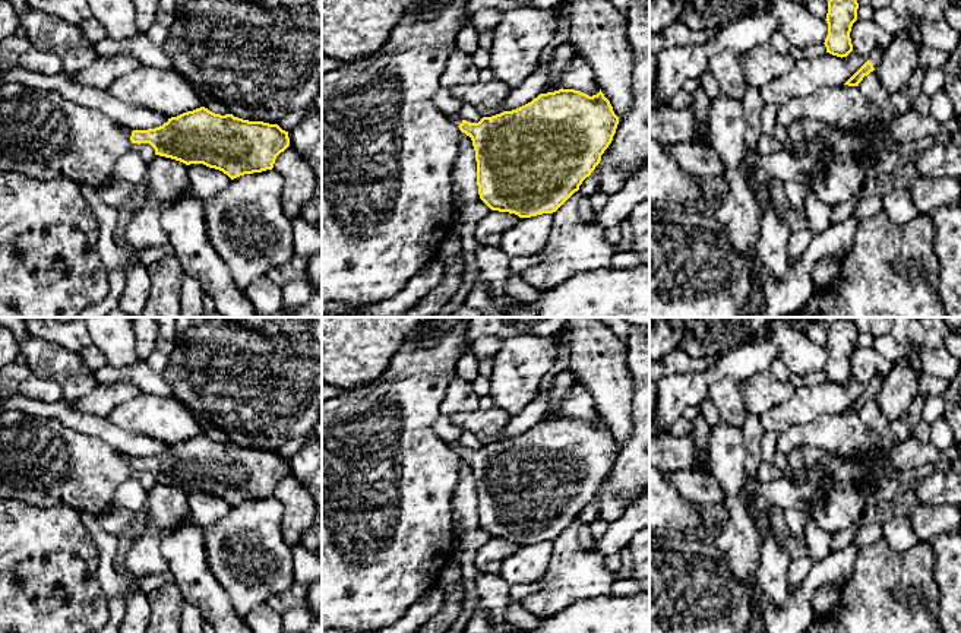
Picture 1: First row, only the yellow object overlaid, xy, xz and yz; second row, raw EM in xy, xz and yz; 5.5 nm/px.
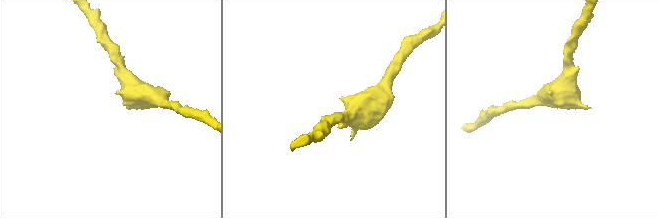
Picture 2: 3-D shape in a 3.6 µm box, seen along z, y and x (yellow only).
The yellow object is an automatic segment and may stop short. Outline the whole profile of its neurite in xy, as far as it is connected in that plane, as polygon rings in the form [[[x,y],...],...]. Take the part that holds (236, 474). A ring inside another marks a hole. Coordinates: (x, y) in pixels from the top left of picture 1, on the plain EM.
[[[205,434],[168,446],[159,455],[133,458],[132,471],[149,471],[155,482],[180,488],[186,493],[203,491],[227,501],[231,507],[253,500],[272,497],[276,484],[290,474],[288,459],[278,452],[249,449],[233,441],[215,441]]]

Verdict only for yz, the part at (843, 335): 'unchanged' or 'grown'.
unchanged

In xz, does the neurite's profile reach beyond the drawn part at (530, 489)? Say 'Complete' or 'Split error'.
Complete

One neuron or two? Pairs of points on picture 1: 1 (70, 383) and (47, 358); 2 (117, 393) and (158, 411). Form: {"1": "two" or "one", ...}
{"1": "one", "2": "two"}

